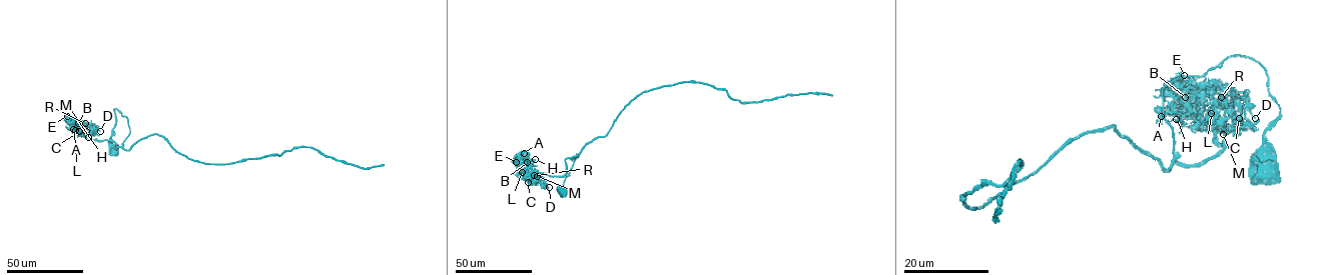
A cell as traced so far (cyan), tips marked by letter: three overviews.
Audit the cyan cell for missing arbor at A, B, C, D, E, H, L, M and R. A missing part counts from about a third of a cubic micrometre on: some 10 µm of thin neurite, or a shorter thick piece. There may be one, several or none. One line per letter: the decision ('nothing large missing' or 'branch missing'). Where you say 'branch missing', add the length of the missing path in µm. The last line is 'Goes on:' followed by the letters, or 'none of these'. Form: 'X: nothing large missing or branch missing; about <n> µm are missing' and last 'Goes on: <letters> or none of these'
A: nothing large missing
B: nothing large missing
C: nothing large missing
D: nothing large missing
E: nothing large missing
H: nothing large missing
L: nothing large missing
M: nothing large missing
R: nothing large missing
Goes on: none of these

